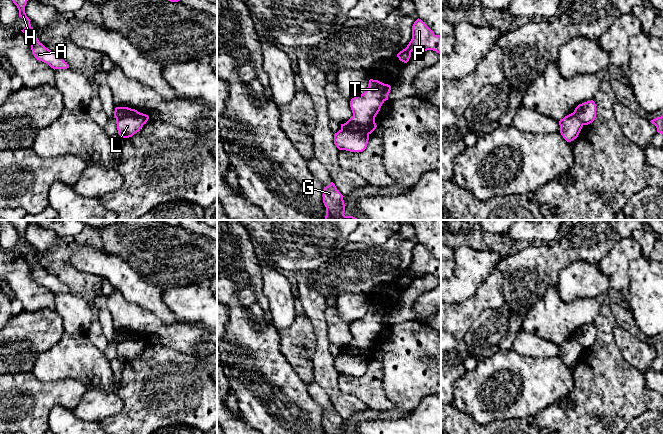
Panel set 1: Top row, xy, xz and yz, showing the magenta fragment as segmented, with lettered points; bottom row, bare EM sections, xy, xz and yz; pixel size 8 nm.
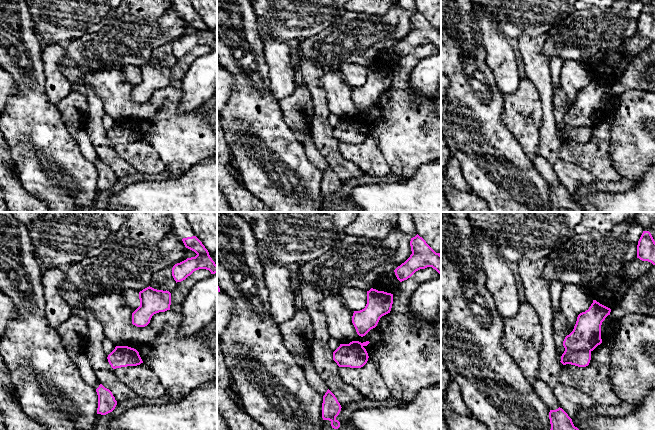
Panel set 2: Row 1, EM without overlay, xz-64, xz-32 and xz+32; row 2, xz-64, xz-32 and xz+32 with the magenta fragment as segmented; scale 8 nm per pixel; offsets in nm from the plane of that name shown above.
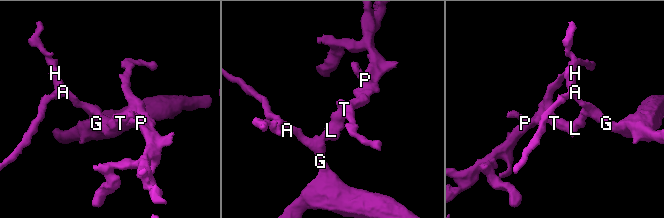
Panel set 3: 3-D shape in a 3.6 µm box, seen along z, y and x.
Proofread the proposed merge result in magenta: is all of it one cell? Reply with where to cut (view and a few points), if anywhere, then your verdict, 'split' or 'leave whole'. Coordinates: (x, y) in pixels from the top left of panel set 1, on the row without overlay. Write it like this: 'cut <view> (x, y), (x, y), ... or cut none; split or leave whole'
cut xz (341, 353), (368, 358); split

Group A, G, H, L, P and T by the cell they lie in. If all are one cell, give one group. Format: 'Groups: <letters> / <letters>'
Groups: A G H / L P T

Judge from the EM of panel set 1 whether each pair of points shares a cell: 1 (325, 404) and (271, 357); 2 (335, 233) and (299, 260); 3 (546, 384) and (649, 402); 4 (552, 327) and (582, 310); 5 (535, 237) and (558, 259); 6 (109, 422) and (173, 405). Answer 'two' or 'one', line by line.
1: two
2: one
3: two
4: one
5: two
6: one

